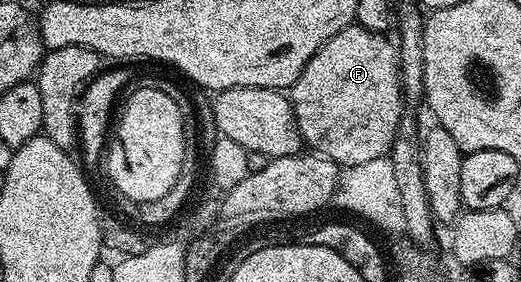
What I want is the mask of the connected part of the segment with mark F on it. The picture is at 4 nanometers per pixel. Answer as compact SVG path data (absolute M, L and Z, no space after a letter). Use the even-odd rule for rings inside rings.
M358 25L341 29L305 65L301 77L289 88L291 108L297 117L304 144L314 154L331 159L344 168L362 165L390 152L399 131L399 120L405 114L403 88L399 86L399 53L386 34L370 31Z

